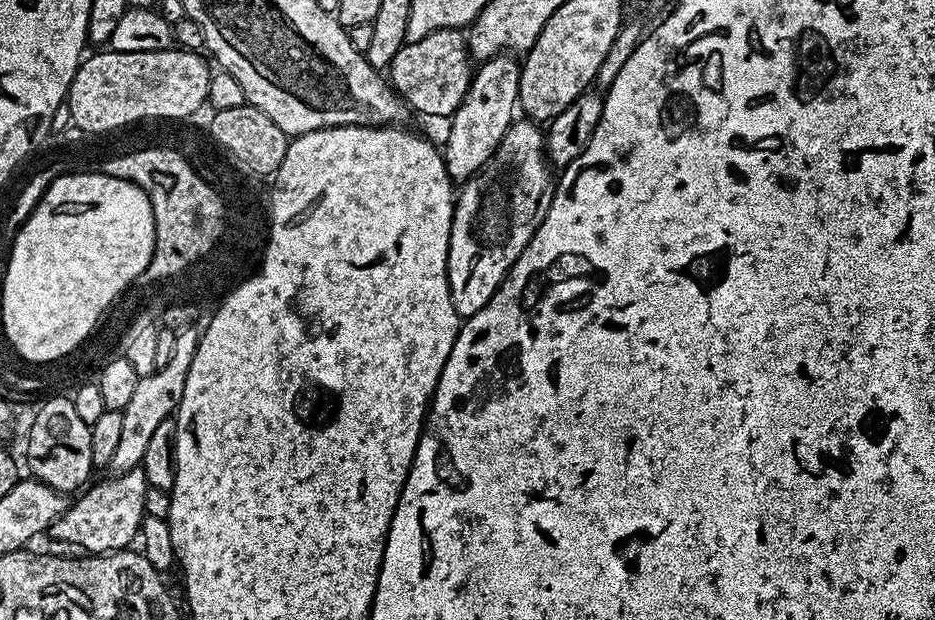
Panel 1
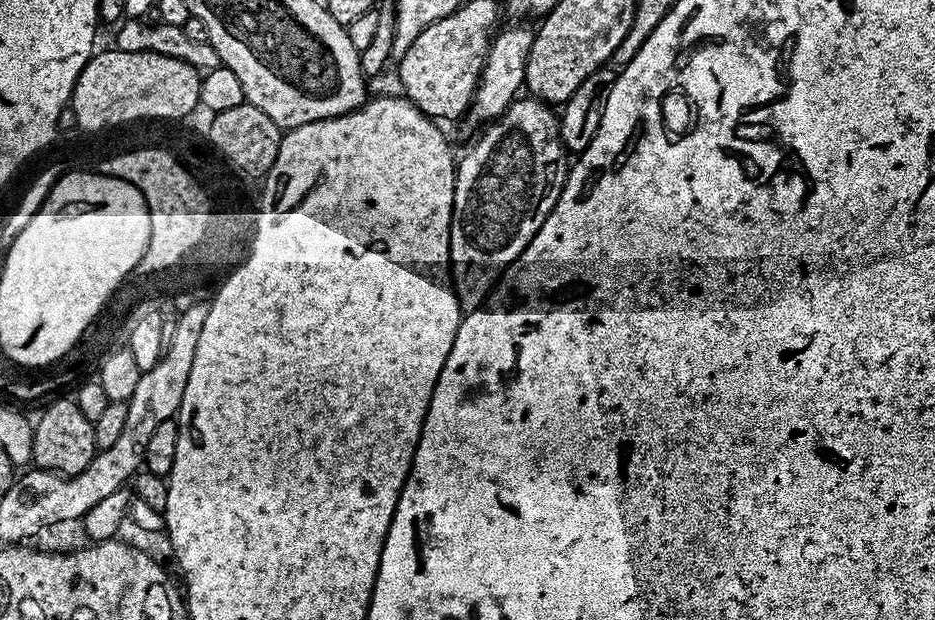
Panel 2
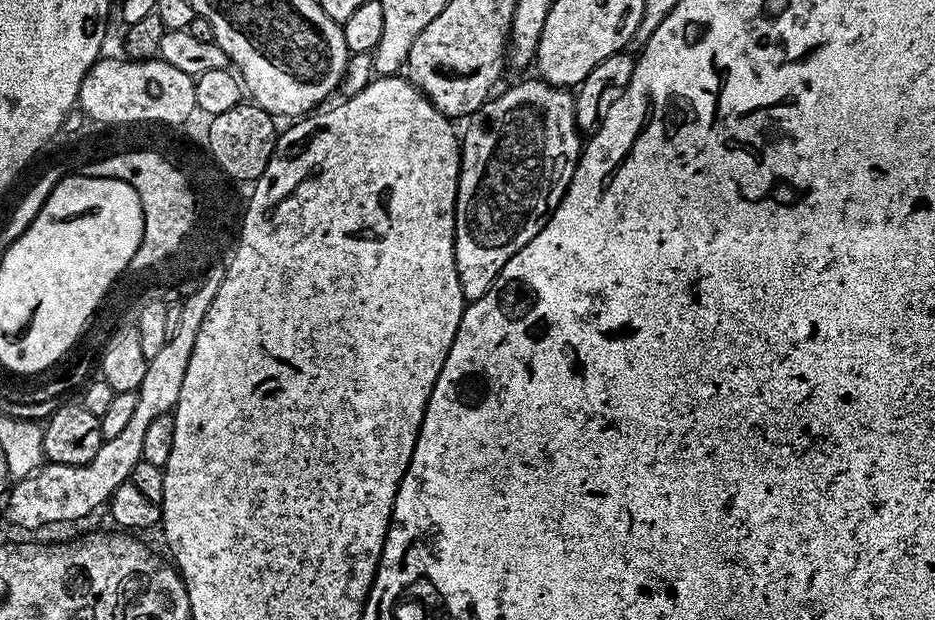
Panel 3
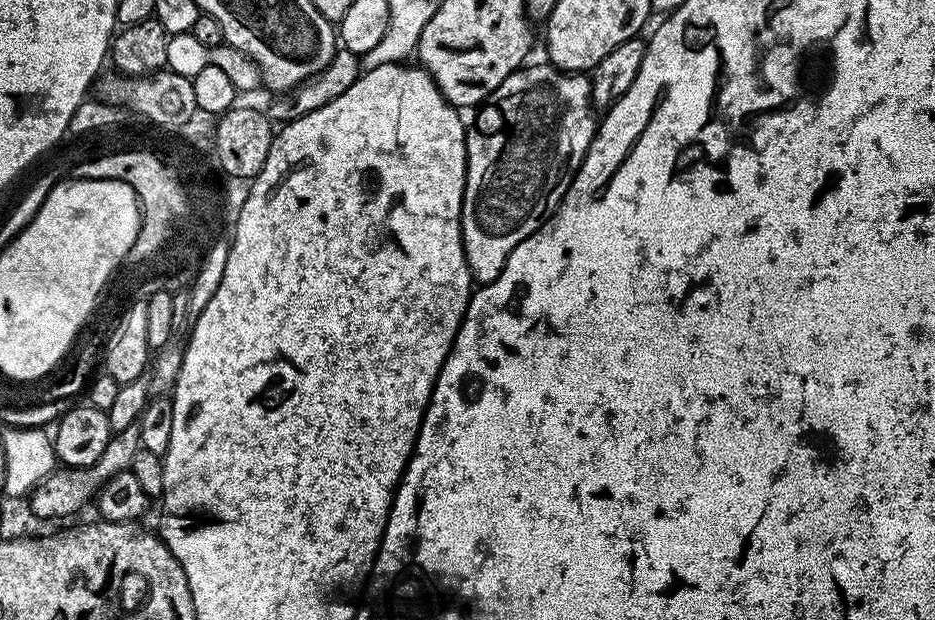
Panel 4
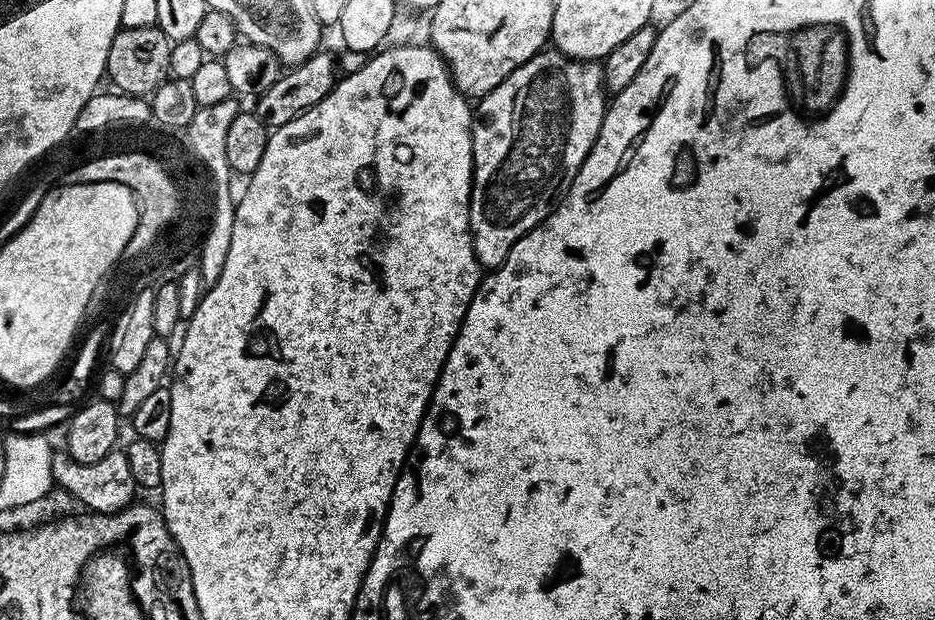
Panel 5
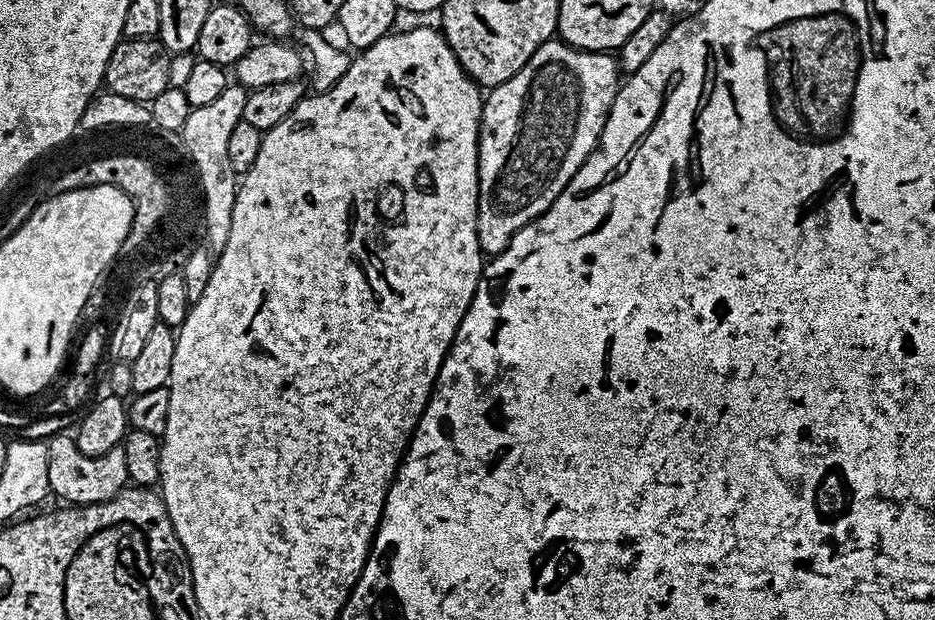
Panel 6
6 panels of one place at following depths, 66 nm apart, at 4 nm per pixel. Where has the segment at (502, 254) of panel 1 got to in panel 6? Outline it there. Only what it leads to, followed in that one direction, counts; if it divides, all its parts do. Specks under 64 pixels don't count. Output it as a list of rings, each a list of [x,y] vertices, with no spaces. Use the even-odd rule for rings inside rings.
[[[559,38],[540,45],[526,66],[483,97],[478,138],[478,242],[480,251],[497,256],[532,220],[536,220],[562,194],[562,190],[600,143],[609,110],[622,83],[617,57],[612,52],[571,48]]]

